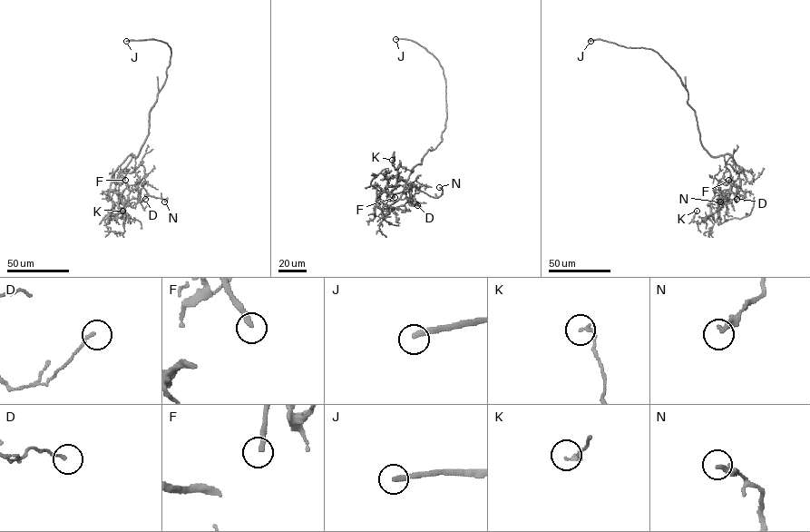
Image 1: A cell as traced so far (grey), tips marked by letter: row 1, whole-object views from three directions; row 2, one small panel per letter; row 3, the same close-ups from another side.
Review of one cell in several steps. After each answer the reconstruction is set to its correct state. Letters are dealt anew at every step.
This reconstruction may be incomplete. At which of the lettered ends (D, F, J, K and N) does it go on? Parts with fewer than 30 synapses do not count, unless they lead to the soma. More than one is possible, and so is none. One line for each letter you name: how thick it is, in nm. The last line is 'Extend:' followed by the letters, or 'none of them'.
F: 240 nm thick
J: 280 nm thick
Extend: F, J

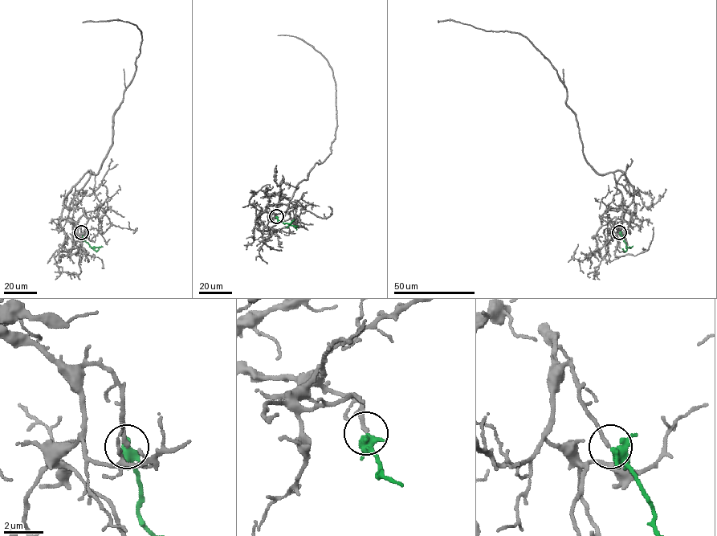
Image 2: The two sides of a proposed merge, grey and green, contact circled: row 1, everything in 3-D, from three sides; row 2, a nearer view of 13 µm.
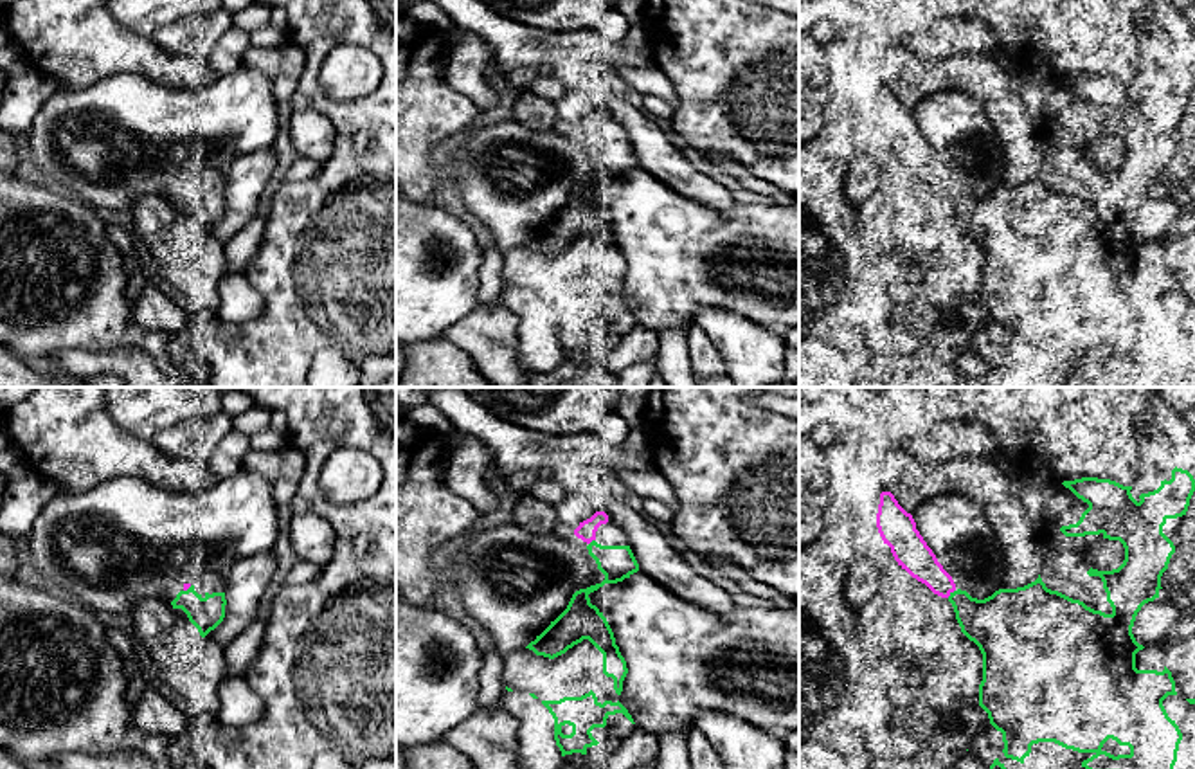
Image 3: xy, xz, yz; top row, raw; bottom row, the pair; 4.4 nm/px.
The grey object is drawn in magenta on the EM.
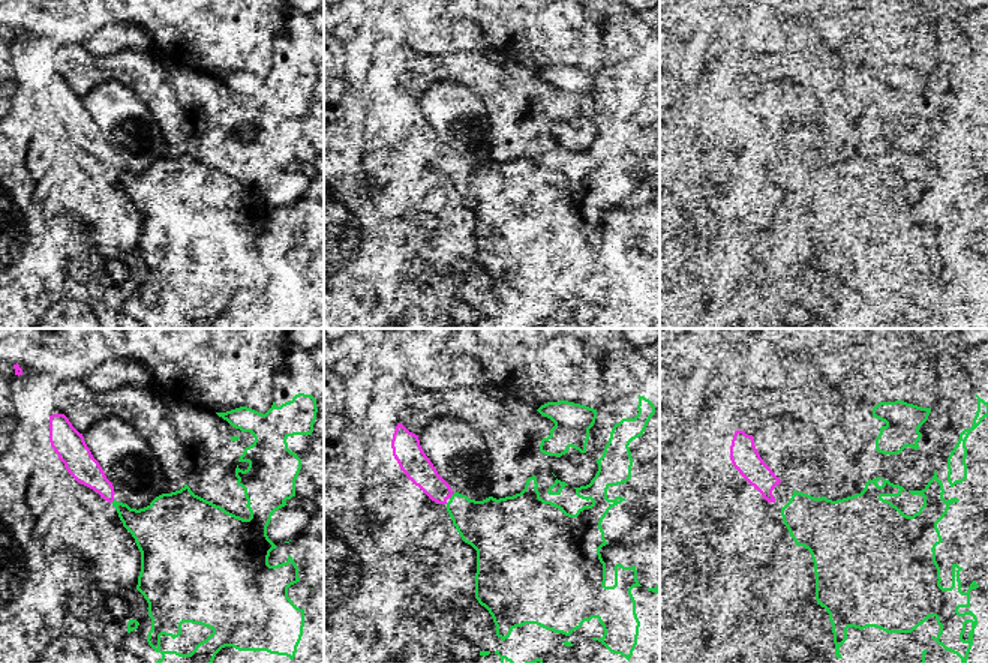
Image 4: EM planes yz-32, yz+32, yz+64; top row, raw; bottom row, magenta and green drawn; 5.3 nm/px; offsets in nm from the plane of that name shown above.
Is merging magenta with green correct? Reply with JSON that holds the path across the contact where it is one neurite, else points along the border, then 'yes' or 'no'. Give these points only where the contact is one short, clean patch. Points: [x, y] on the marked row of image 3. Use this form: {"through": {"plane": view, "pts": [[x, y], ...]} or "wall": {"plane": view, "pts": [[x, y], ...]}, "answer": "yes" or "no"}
{"answer": "yes"}

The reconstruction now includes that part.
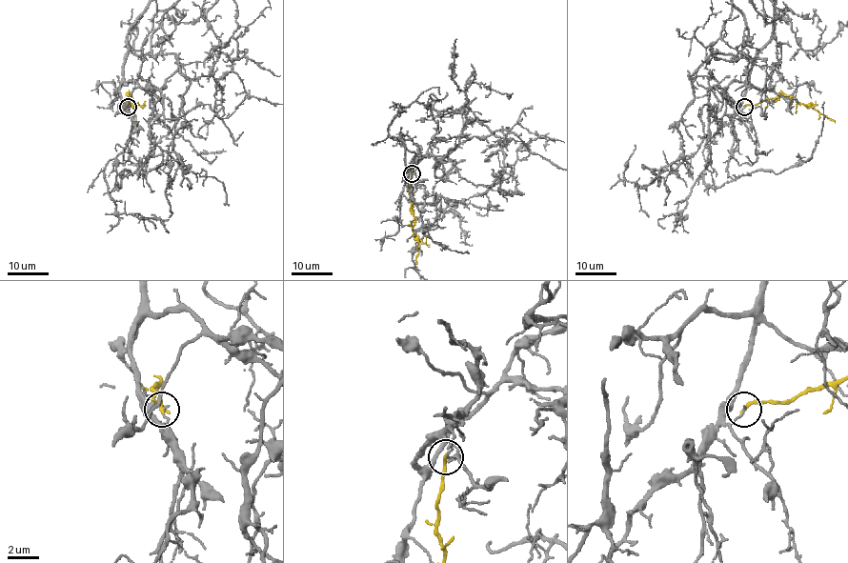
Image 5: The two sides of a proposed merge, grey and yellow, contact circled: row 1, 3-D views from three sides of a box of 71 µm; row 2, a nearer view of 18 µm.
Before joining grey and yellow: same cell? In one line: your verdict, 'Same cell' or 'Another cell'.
Another cell

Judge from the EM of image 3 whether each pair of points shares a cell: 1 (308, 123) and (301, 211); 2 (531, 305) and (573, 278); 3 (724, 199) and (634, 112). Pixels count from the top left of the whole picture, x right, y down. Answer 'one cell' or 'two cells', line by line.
1: two cells
2: two cells
3: one cell

